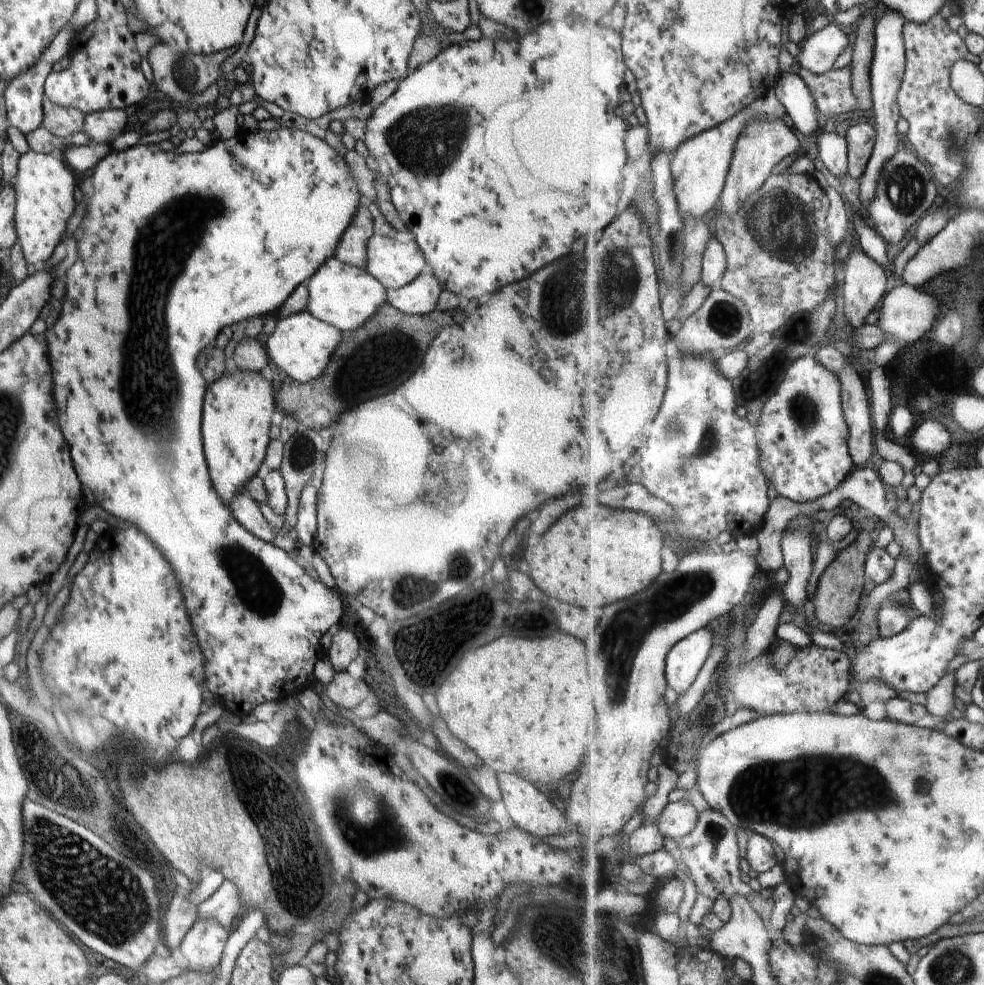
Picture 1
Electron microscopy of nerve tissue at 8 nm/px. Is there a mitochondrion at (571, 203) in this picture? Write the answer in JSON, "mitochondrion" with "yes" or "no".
{"mitochondrion":"no"}

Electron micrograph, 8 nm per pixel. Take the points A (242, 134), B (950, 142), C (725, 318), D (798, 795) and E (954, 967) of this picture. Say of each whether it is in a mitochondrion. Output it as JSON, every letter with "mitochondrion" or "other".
{"A":"other","B":"mitochondrion","C":"mitochondrion","D":"mitochondrion","E":"mitochondrion"}

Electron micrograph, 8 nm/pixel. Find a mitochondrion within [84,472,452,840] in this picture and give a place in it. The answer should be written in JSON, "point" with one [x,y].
{"point":[244,570]}

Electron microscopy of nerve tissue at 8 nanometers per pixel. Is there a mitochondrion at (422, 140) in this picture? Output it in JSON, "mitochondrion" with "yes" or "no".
{"mitochondrion":"yes"}

